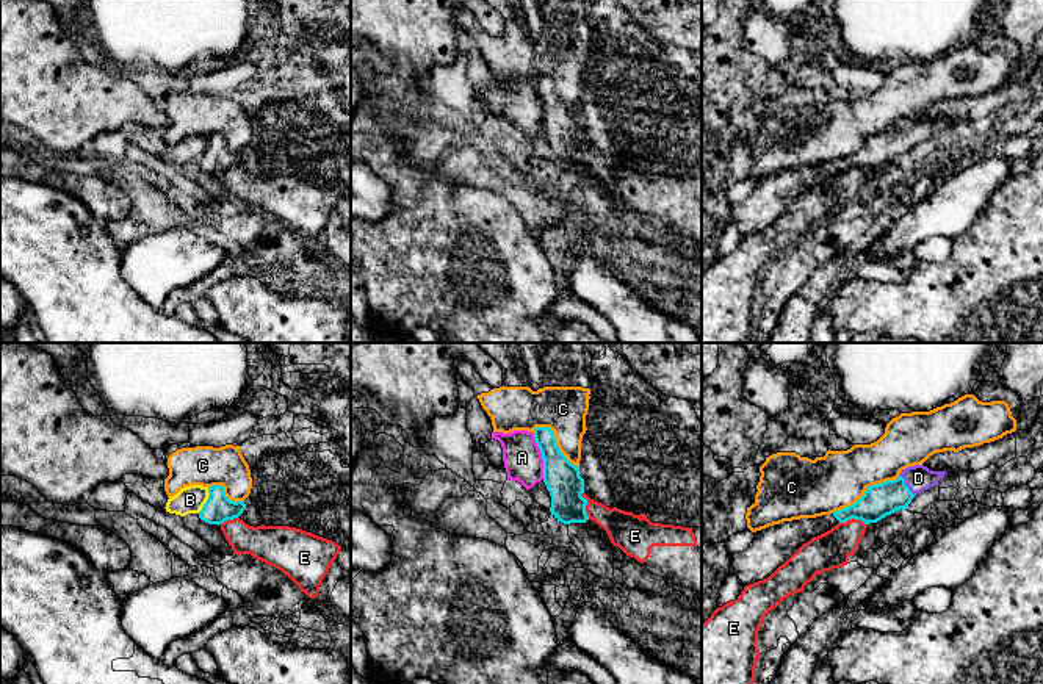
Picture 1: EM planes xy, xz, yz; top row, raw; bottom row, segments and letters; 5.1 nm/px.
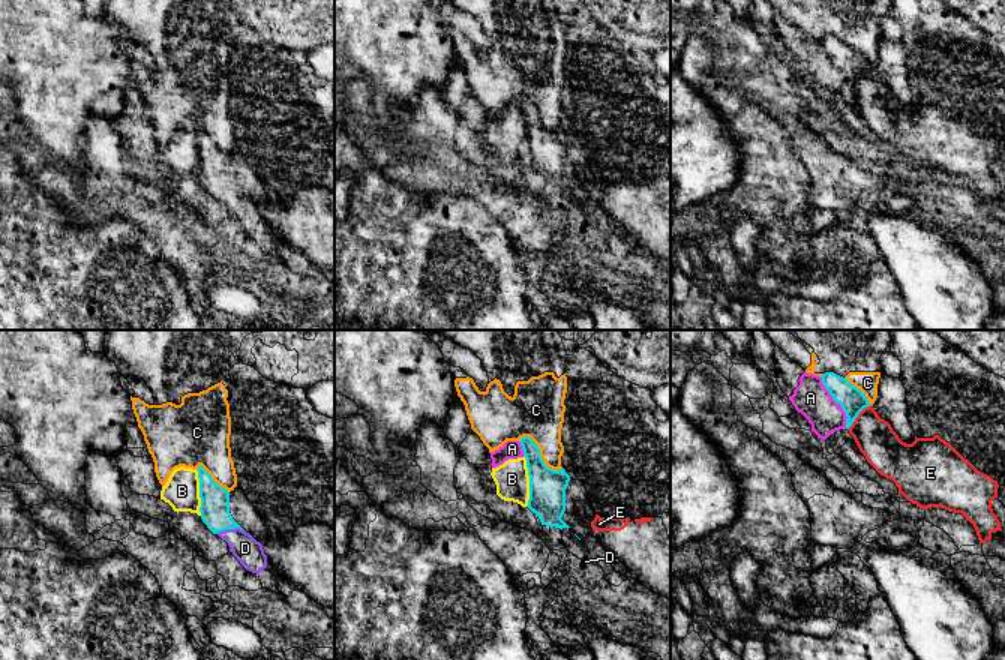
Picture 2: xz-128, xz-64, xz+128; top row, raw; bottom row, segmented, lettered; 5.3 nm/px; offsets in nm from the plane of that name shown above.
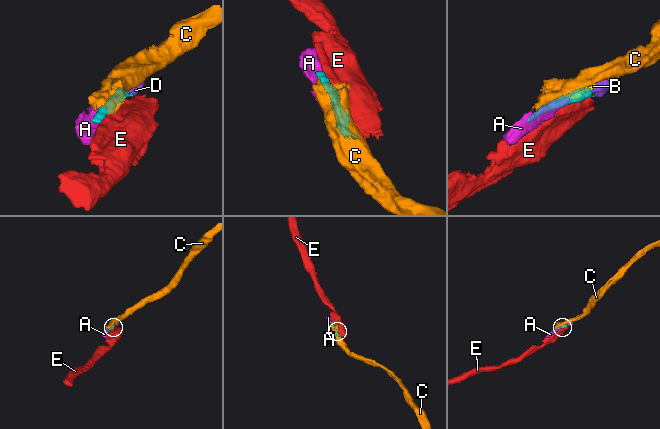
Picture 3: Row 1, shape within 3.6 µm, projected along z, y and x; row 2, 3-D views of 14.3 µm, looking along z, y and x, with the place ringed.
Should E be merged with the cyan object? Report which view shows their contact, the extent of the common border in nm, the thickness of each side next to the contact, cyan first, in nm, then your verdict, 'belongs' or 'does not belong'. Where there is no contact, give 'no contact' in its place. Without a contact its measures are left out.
xz | 150 nm | 180/190 nm | does not belong

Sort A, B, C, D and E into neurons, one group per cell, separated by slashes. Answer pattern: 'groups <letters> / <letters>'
groups A B / C / D / E

